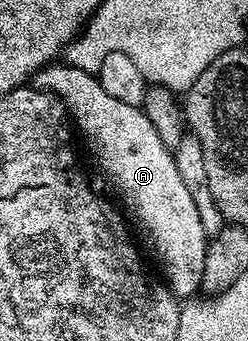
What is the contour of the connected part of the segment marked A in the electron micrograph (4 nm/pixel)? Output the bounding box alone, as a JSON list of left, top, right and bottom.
[33,63,209,299]

